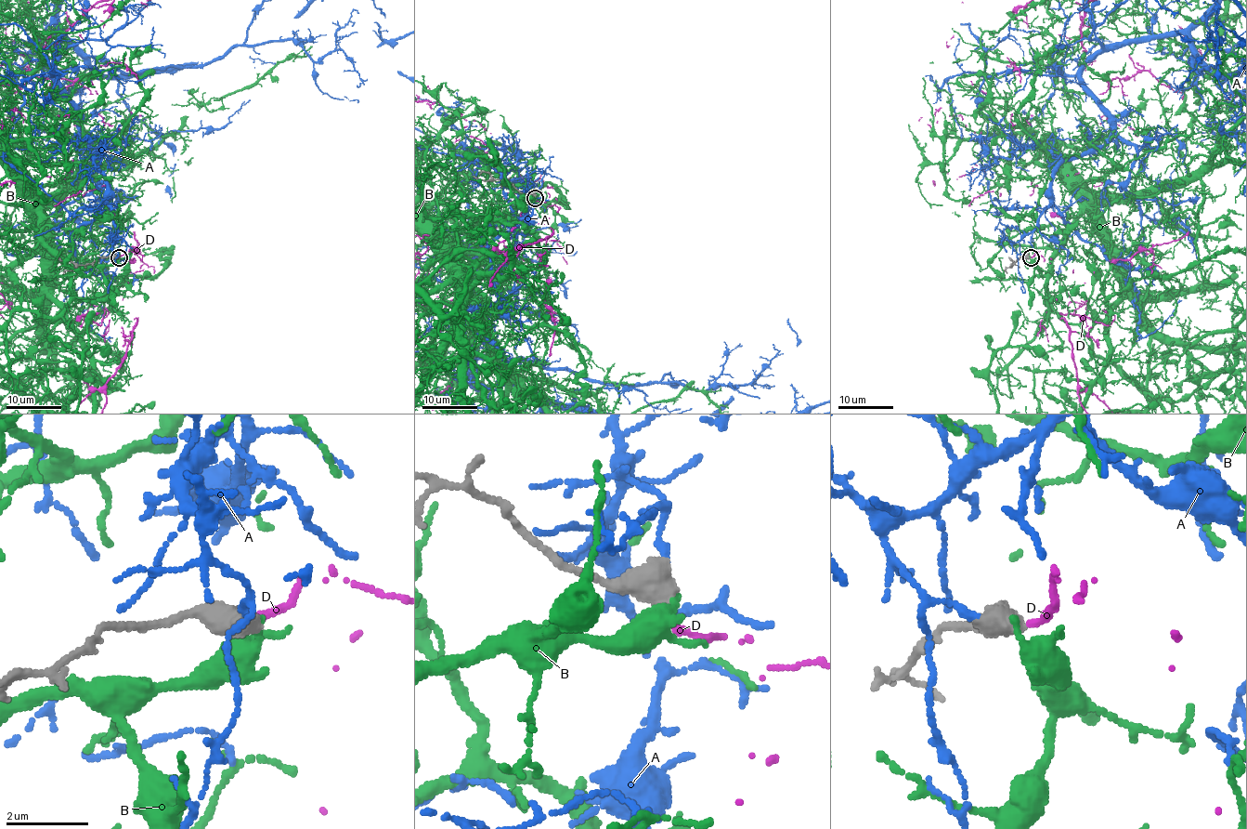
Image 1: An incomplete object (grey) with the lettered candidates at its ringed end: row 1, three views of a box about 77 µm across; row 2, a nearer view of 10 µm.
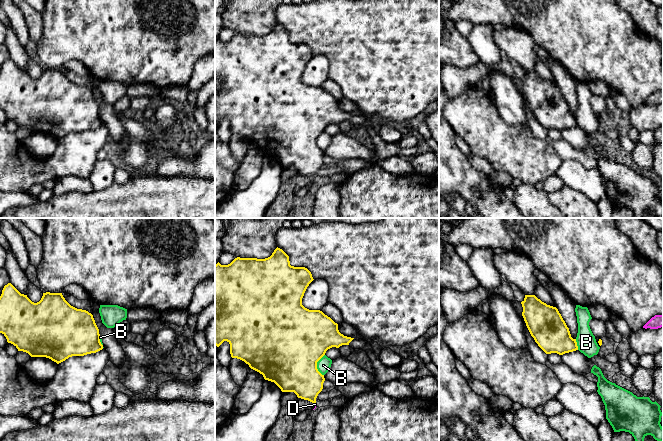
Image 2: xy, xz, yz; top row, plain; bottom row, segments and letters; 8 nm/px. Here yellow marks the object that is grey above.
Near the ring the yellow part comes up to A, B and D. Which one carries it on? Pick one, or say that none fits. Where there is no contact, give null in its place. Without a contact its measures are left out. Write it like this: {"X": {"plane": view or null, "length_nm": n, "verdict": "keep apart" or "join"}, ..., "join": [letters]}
{"A": {"plane": null, "verdict": "keep apart"}, "B": {"plane": "xz", "length_nm": 180, "verdict": "keep apart"}, "D": {"plane": null, "verdict": "join"}, "join": ["D"]}

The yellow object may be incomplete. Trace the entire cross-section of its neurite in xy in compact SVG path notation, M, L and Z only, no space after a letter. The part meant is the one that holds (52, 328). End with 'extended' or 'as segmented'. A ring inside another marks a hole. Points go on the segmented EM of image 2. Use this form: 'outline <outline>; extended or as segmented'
outline M11 283L4 286L0 296L0 333L18 351L31 357L46 357L57 364L72 356L84 356L103 349L91 313L71 306L62 293L43 293L41 300L34 303Z; as segmented

